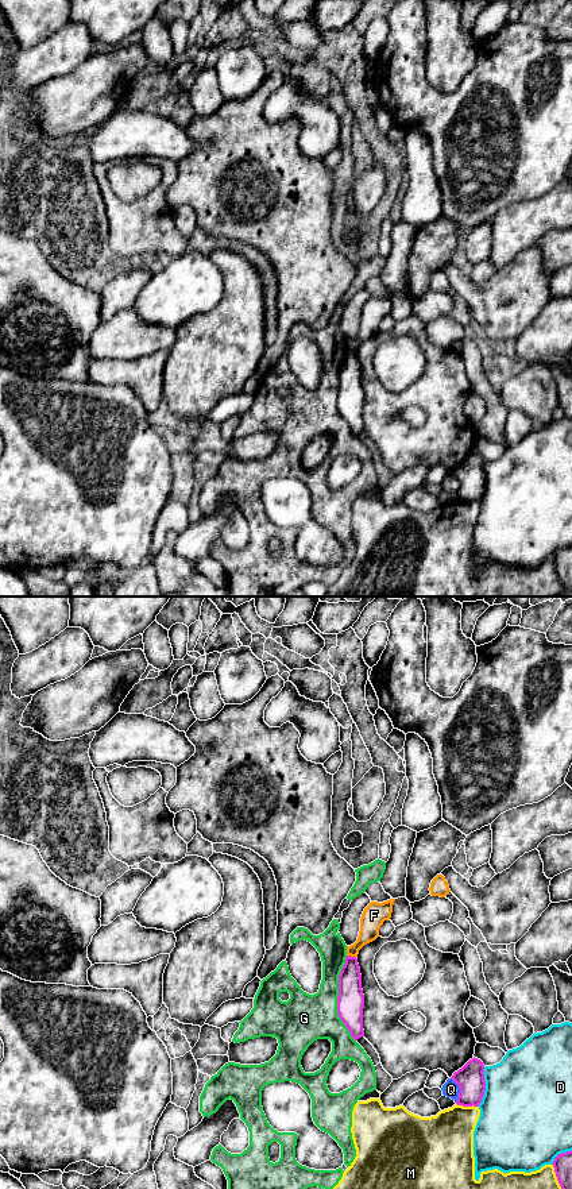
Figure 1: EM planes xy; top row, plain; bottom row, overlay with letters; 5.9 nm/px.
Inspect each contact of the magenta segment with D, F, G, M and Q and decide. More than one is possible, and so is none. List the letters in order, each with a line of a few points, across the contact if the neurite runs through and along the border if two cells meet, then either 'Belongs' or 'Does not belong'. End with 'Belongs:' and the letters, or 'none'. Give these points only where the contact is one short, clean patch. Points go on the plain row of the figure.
D: Does not belong
F: Line: xy (347, 350), (355, 352). Does not belong
G: Does not belong
M: Does not belong
Q: Does not belong
Belongs: none

